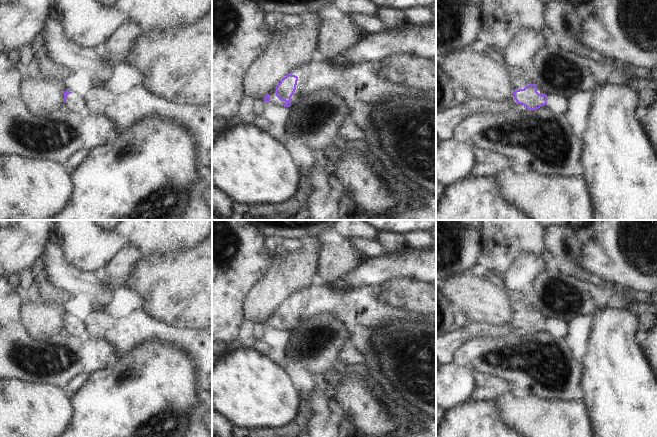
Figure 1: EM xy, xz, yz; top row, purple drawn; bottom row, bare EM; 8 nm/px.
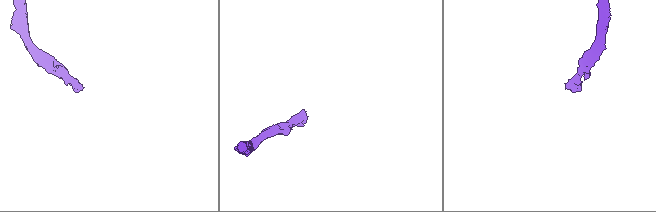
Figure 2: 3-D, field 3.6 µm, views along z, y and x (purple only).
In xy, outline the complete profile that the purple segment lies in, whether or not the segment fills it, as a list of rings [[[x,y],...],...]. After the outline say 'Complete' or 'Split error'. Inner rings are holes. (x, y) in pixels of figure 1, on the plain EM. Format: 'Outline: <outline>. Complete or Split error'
Outline: [[[64,315],[64,327],[66,328],[68,335],[74,337],[83,337],[85,331],[85,325],[83,321],[70,316]]]. Split error.

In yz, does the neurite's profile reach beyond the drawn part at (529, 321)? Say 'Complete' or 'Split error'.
Split error.

